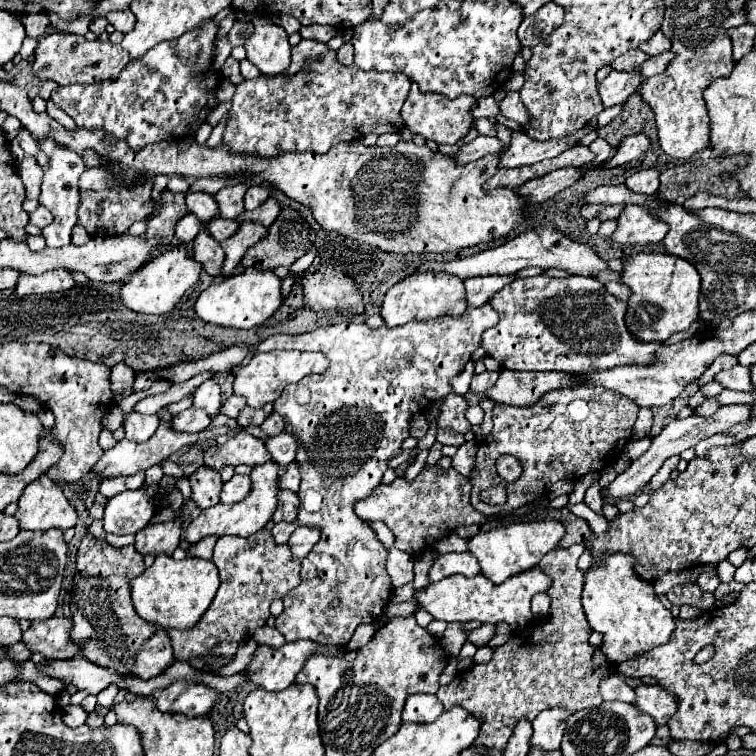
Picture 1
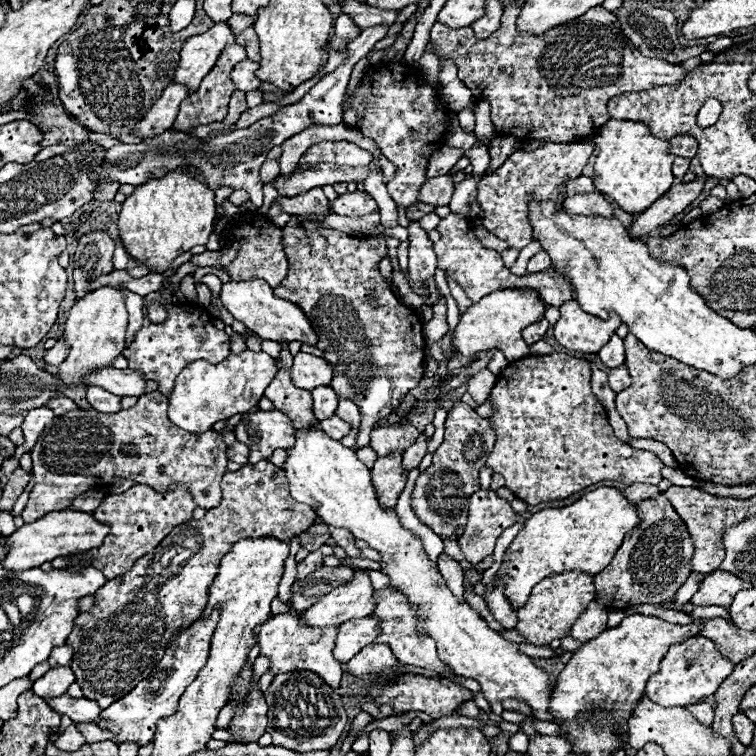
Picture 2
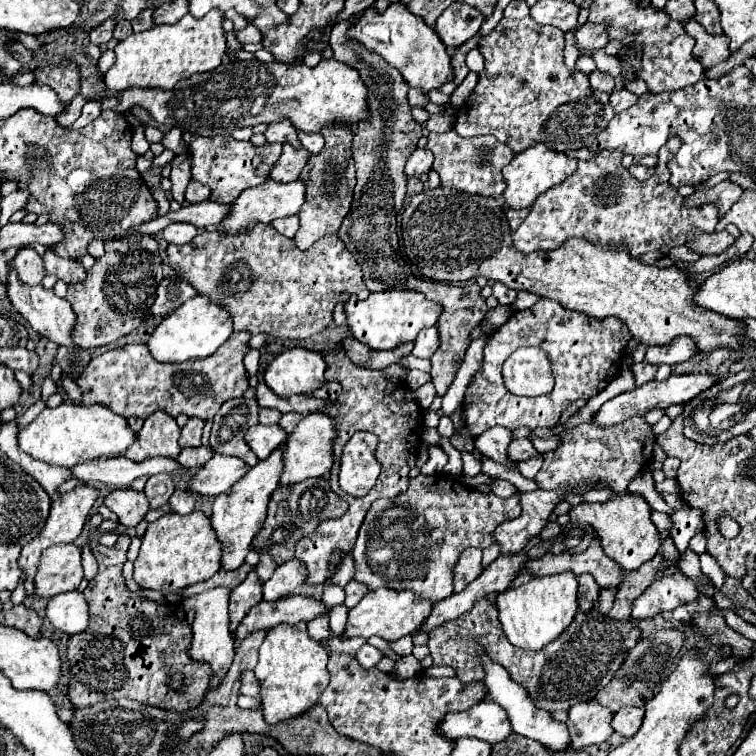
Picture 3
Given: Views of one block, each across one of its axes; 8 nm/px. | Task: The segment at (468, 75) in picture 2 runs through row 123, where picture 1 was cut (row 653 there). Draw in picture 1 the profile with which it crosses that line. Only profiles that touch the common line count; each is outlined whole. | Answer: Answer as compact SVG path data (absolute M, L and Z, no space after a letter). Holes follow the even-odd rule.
M574 544L546 554L538 562L538 568L552 580L552 586L546 590L552 600L548 616L532 620L530 628L514 632L506 644L494 648L494 656L488 664L472 664L436 692L446 710L462 706L474 718L482 720L480 734L472 746L478 744L504 752L514 726L522 718L532 722L542 710L556 706L574 714L602 704L598 686L604 678L616 674L616 670L602 646L588 642L592 628L580 604L584 572L576 564L582 552L584 546Z

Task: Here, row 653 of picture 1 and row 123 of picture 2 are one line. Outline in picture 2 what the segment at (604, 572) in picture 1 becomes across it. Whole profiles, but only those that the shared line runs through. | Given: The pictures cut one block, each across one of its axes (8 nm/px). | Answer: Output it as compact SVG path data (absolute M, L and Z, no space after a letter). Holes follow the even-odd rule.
M610 118L594 136L594 144L598 146L594 184L602 194L614 198L622 210L640 214L648 210L660 196L664 196L674 184L672 162L676 156L668 152L670 142L656 138L646 124Z

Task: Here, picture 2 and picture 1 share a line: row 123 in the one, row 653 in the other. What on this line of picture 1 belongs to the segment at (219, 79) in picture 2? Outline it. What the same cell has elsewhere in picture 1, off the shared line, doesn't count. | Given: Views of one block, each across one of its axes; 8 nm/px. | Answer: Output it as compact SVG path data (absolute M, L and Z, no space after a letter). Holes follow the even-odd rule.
M258 530L246 538L240 536L220 536L214 548L212 562L220 570L220 588L212 600L206 616L198 620L194 628L188 630L168 630L172 638L174 656L180 662L190 662L194 658L204 658L212 664L216 656L212 650L226 640L250 640L252 632L266 624L270 618L270 604L284 598L300 580L300 560L290 556L288 546L276 546L270 530Z

